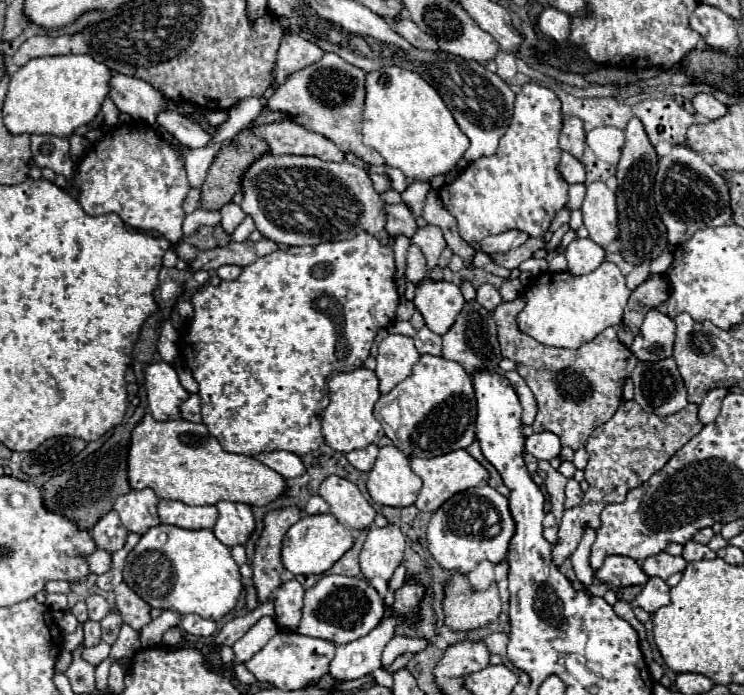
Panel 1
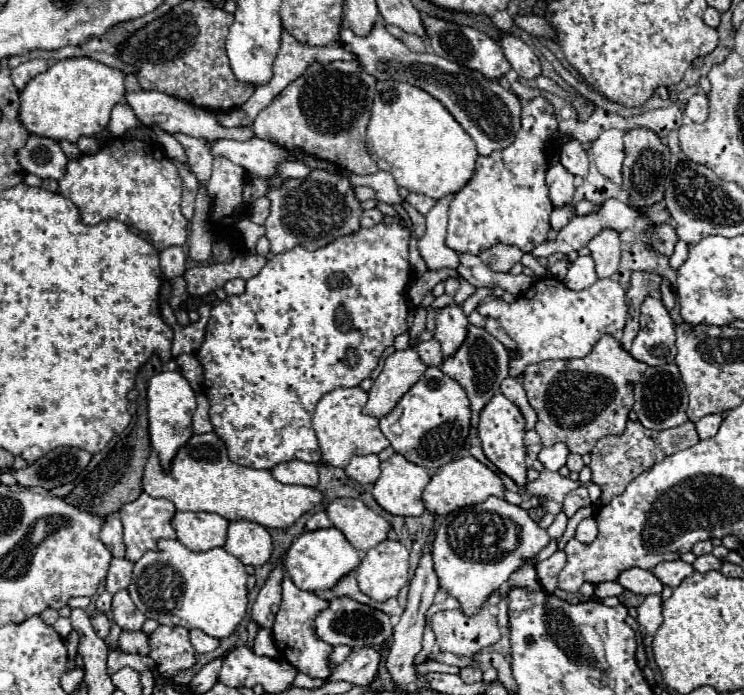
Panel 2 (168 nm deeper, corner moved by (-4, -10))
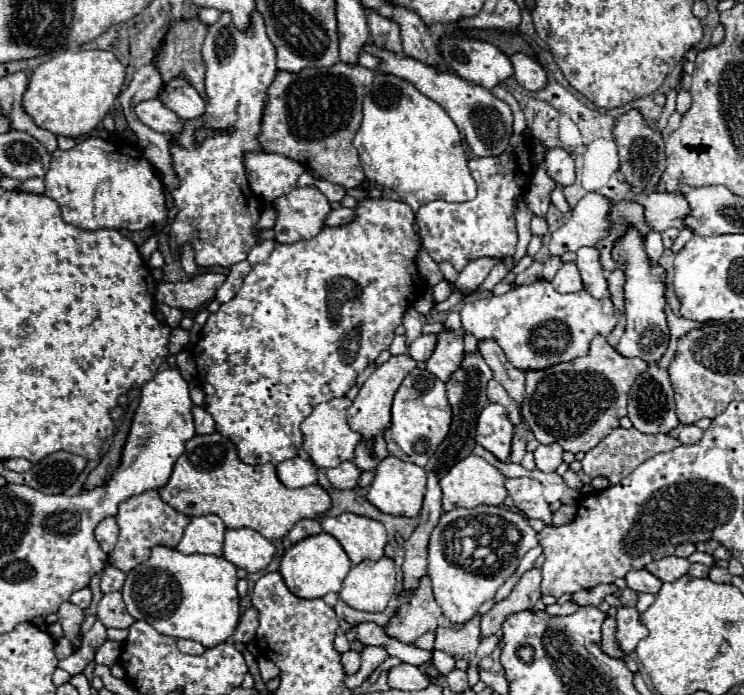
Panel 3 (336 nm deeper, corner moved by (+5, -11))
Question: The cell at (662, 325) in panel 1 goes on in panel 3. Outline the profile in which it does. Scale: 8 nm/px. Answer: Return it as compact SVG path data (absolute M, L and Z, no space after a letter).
M627 227L625 235L615 241L611 249L615 263L623 263L625 273L625 317L627 327L617 345L617 351L623 357L641 357L647 363L659 361L669 345L669 327L665 317L665 279L667 273L659 263L651 263L645 251L645 239L635 227Z

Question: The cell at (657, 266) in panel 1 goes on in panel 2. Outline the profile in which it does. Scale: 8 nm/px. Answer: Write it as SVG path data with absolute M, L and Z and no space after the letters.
M678 240L676 250L674 250L674 254L670 256L670 268L678 270L678 268L680 268L680 266L686 262L686 258L688 258L688 246L686 246L686 242Z

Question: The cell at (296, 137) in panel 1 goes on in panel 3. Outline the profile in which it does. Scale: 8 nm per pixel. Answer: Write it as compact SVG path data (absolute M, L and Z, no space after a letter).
M159 99L141 101L135 107L135 113L141 123L145 123L147 127L151 127L157 133L173 135L173 131L181 131L181 119L173 111L169 111Z

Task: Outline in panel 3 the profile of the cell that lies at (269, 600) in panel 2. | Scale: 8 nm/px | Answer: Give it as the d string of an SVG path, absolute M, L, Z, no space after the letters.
M251 607L243 613L235 633L233 633L233 641L235 643L249 643L255 639L255 633L257 633L257 611L253 611Z

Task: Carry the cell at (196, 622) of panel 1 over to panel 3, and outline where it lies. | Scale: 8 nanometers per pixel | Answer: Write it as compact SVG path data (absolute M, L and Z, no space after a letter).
M179 639L177 647L181 653L187 653L187 655L201 655L205 651L205 647L201 643L195 643L191 639Z

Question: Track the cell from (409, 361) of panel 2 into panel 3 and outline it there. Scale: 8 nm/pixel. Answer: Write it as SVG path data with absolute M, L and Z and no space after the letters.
M399 355L399 357L391 357L387 363L383 363L381 367L377 367L373 371L373 375L363 383L359 395L355 397L353 405L347 409L347 421L349 427L353 431L357 431L361 435L361 441L355 447L355 459L353 463L357 465L359 471L375 471L377 465L389 455L383 433L385 429L391 427L391 403L393 403L393 395L399 389L401 381L405 379L405 375L409 371L415 369L415 361L407 355Z

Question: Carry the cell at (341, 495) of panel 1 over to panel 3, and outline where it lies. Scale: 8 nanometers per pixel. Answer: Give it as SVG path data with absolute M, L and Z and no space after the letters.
M353 513L323 517L319 523L325 533L341 543L353 565L359 565L365 559L379 561L383 557L383 547L387 545L383 523Z

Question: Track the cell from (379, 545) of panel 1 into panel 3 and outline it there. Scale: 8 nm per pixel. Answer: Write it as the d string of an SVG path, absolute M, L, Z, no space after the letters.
M381 557L379 561L363 561L355 567L351 567L351 571L347 573L345 581L343 581L343 589L339 593L339 597L353 609L359 611L385 611L389 599L395 595L395 569L393 569L393 561L389 557Z

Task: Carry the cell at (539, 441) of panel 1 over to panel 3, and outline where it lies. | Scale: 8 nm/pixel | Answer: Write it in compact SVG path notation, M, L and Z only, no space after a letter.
M551 443L551 445L539 445L535 449L535 465L537 469L551 473L555 471L559 465L563 463L563 449L559 443Z

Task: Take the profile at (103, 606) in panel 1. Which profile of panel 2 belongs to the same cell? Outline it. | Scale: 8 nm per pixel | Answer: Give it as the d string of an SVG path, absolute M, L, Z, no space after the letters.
M98 612L98 614L92 616L92 626L94 626L94 630L96 630L96 634L98 634L100 638L106 638L108 632L110 632L110 620L108 620L108 616L102 614L102 612Z

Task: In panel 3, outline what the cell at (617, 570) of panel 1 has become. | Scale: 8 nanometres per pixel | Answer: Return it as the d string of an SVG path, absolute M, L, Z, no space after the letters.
M647 569L629 571L629 575L625 575L625 581L637 593L653 593L653 595L657 595L657 591L661 589L661 581L655 575L651 575Z

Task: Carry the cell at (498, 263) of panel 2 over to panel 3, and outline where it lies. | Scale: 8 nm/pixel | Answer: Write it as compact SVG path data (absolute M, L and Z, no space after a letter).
M485 257L469 261L467 267L459 273L459 277L455 281L455 287L465 295L475 293L479 289L479 285L487 279L487 275L489 275L491 267L495 265L495 261L497 259L485 259Z

